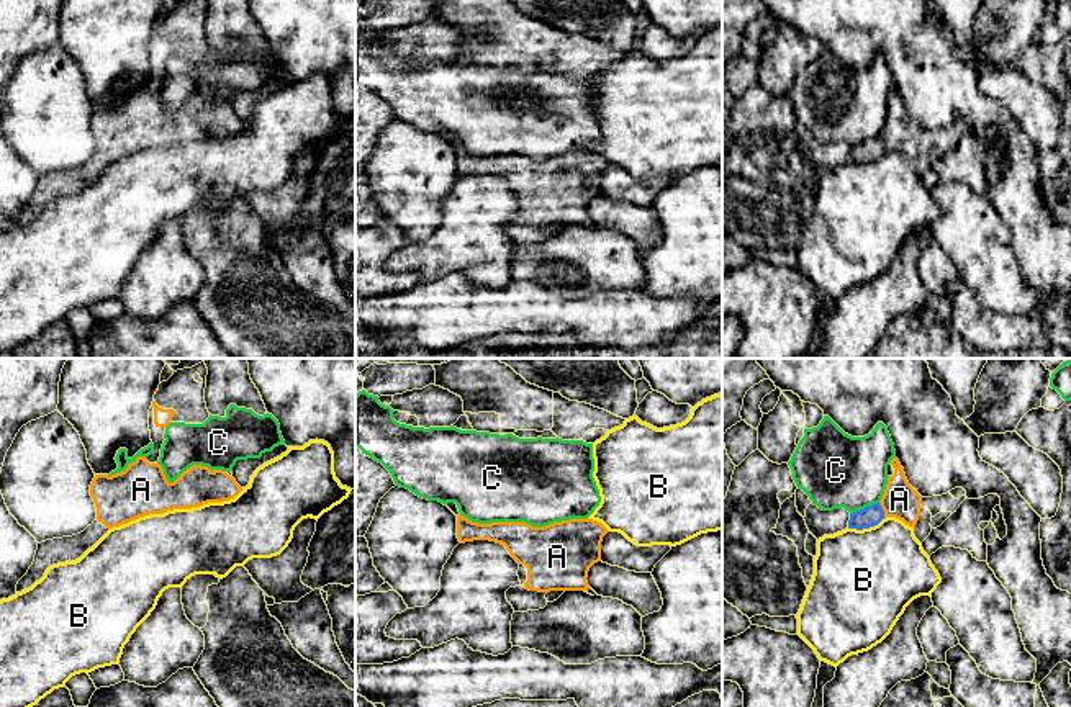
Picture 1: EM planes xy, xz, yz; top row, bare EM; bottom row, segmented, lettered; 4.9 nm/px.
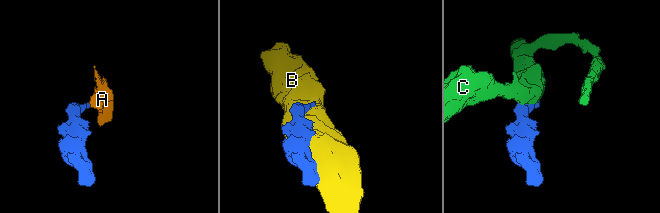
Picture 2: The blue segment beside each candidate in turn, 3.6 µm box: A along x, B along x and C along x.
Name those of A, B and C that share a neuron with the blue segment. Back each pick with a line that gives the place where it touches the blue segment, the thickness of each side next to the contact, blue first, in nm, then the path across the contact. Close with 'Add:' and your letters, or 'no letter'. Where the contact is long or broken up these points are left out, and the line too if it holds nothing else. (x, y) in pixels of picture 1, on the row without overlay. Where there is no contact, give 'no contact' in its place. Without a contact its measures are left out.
A: yz (883, 144) | 100/170 nm | across yz (870, 149), (883, 144), (899, 133)
Add: A

